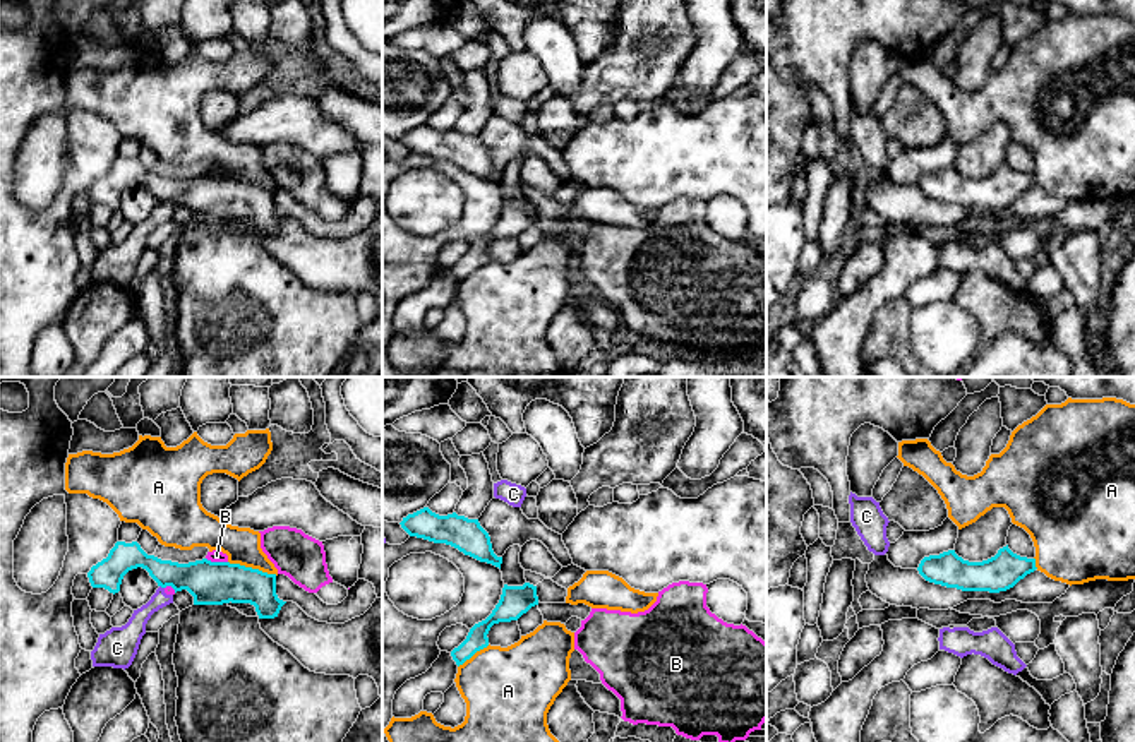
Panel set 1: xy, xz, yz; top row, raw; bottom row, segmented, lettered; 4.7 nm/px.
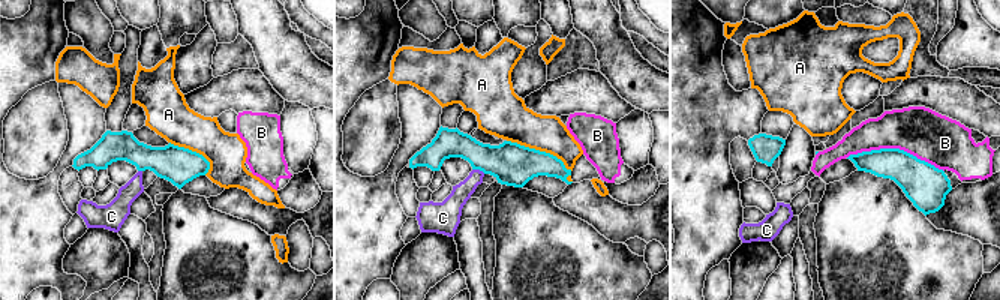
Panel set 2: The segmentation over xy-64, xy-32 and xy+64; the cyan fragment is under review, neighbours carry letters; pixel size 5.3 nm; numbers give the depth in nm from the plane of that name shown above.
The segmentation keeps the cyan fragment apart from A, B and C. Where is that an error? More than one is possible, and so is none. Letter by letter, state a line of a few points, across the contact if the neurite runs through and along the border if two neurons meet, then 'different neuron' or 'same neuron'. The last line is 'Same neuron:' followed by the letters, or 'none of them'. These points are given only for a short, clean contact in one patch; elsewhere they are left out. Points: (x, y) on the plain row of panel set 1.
A: line xy (228, 177), (276, 191); different neuron
B: different neuron
C: different neuron
Same neuron: none of them

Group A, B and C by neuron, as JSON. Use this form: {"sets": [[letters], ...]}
{"sets": [["A"], ["B", "C"]]}

